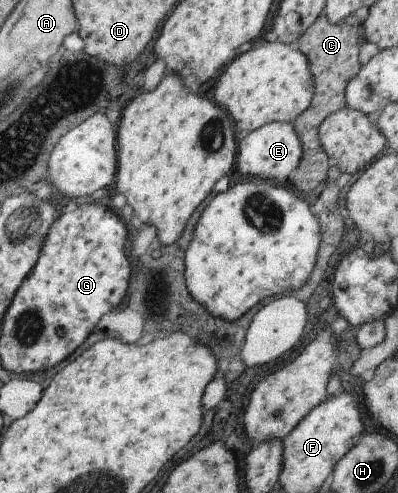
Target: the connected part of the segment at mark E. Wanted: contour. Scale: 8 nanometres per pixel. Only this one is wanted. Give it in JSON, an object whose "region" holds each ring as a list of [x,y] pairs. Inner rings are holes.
{"region":[[[270,122],[238,137],[234,169],[242,176],[266,178],[285,185],[289,175],[298,167],[302,148],[292,123]]]}

